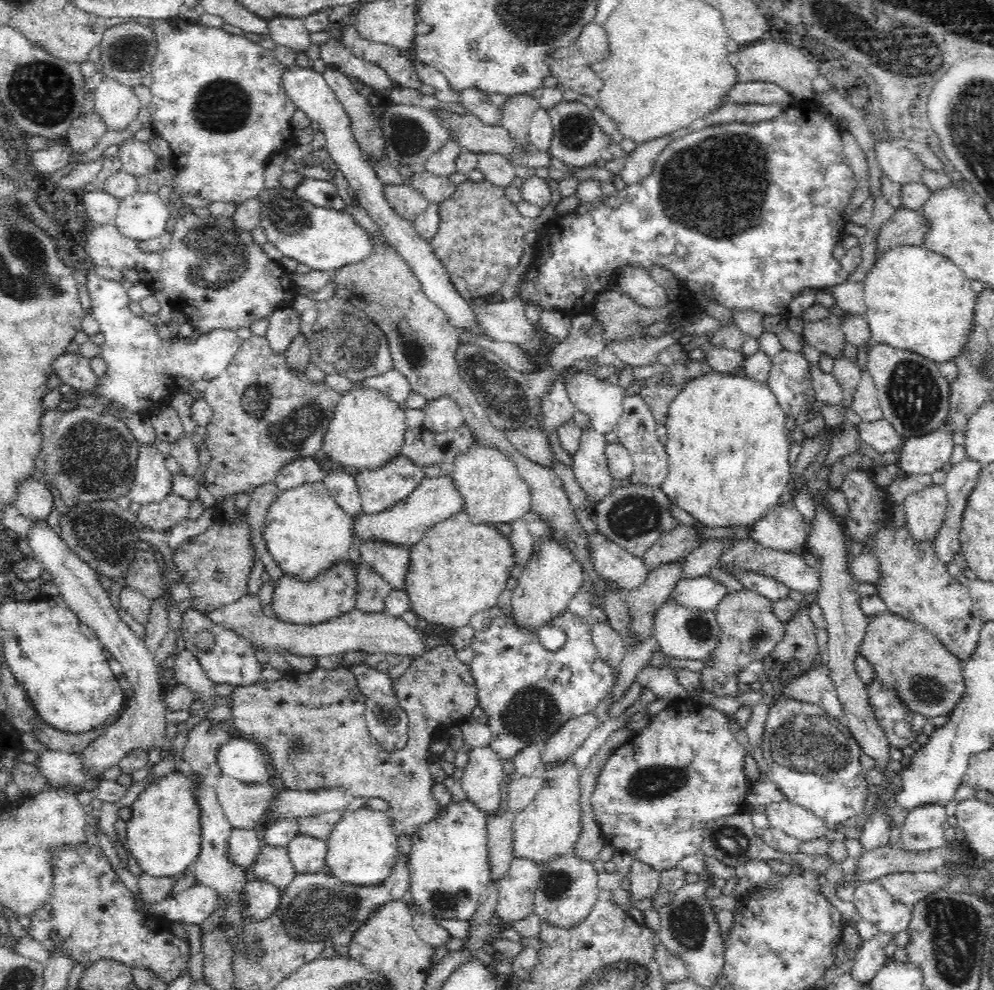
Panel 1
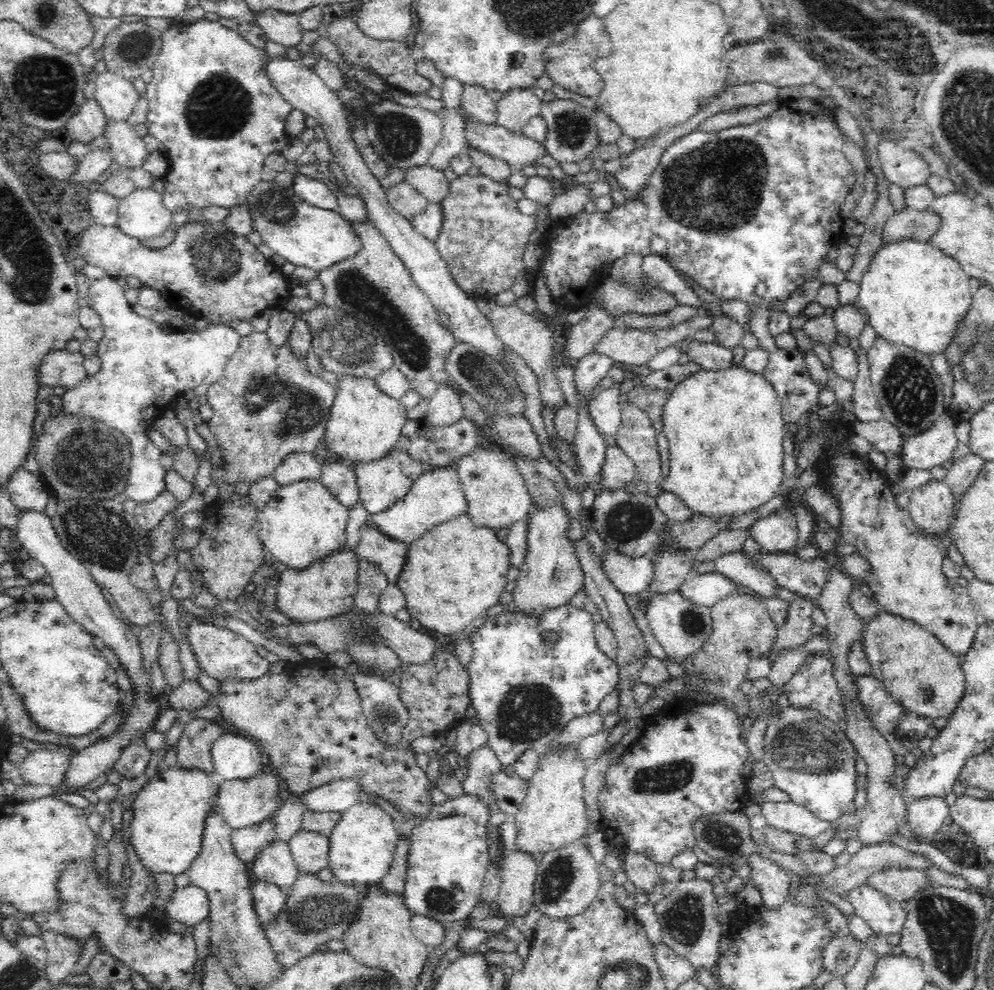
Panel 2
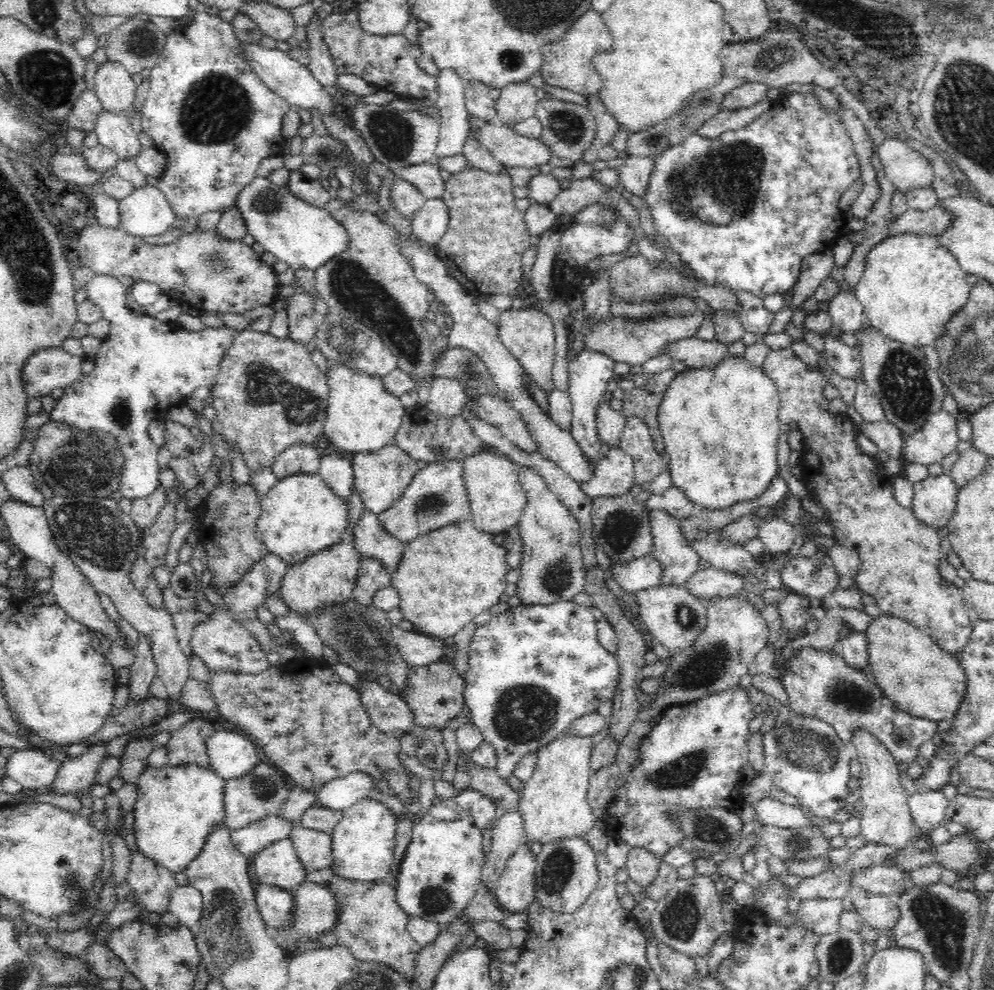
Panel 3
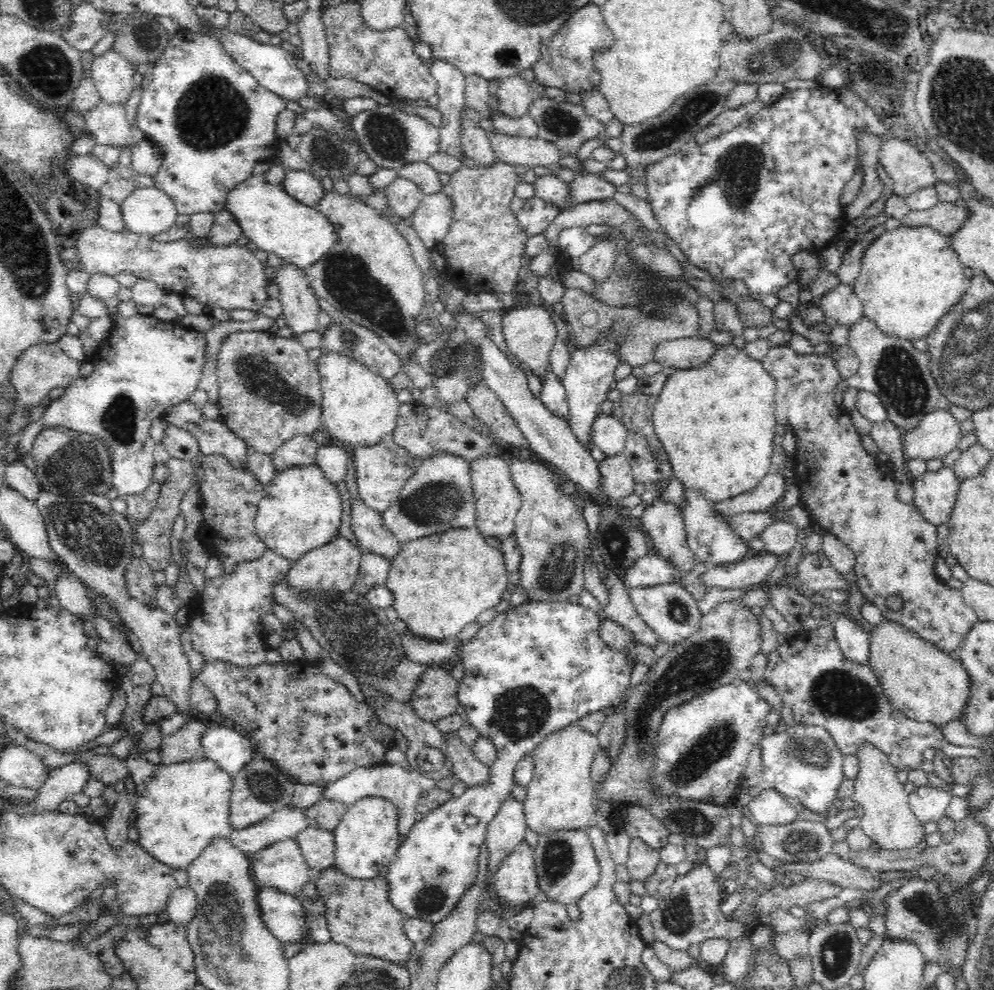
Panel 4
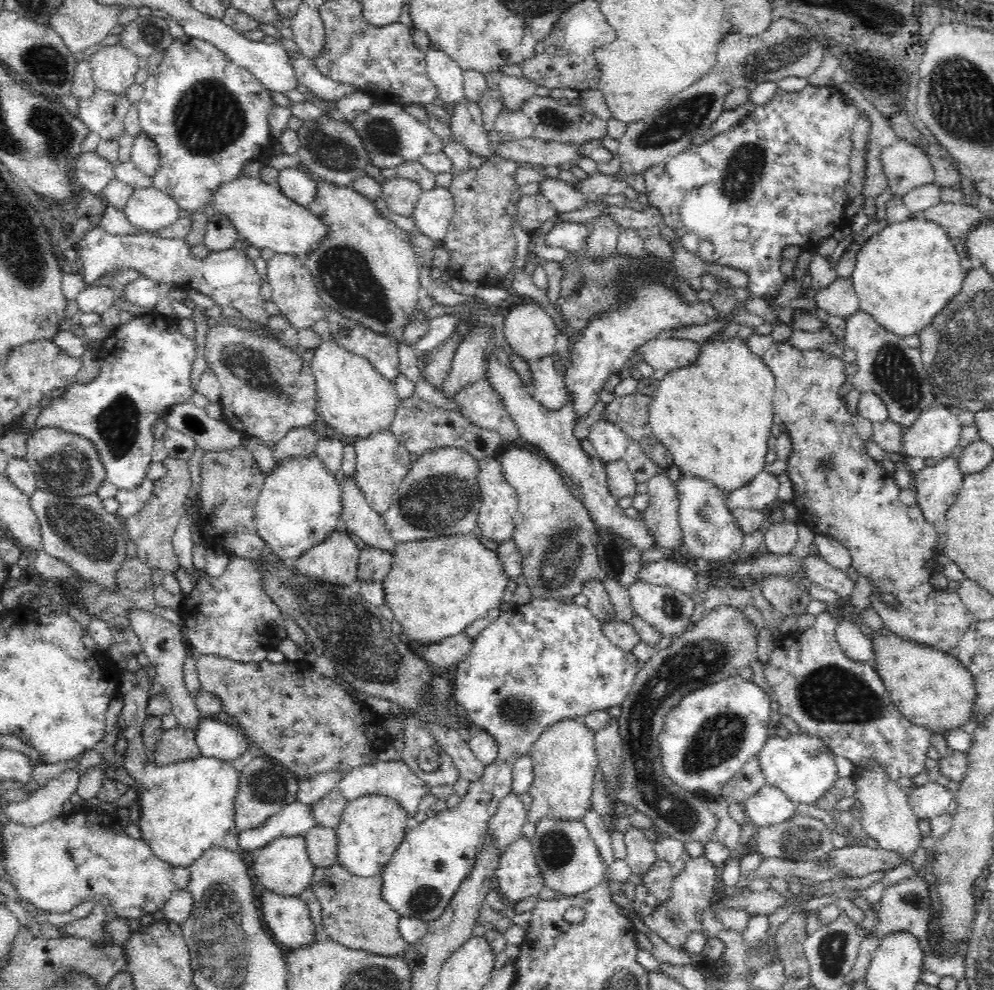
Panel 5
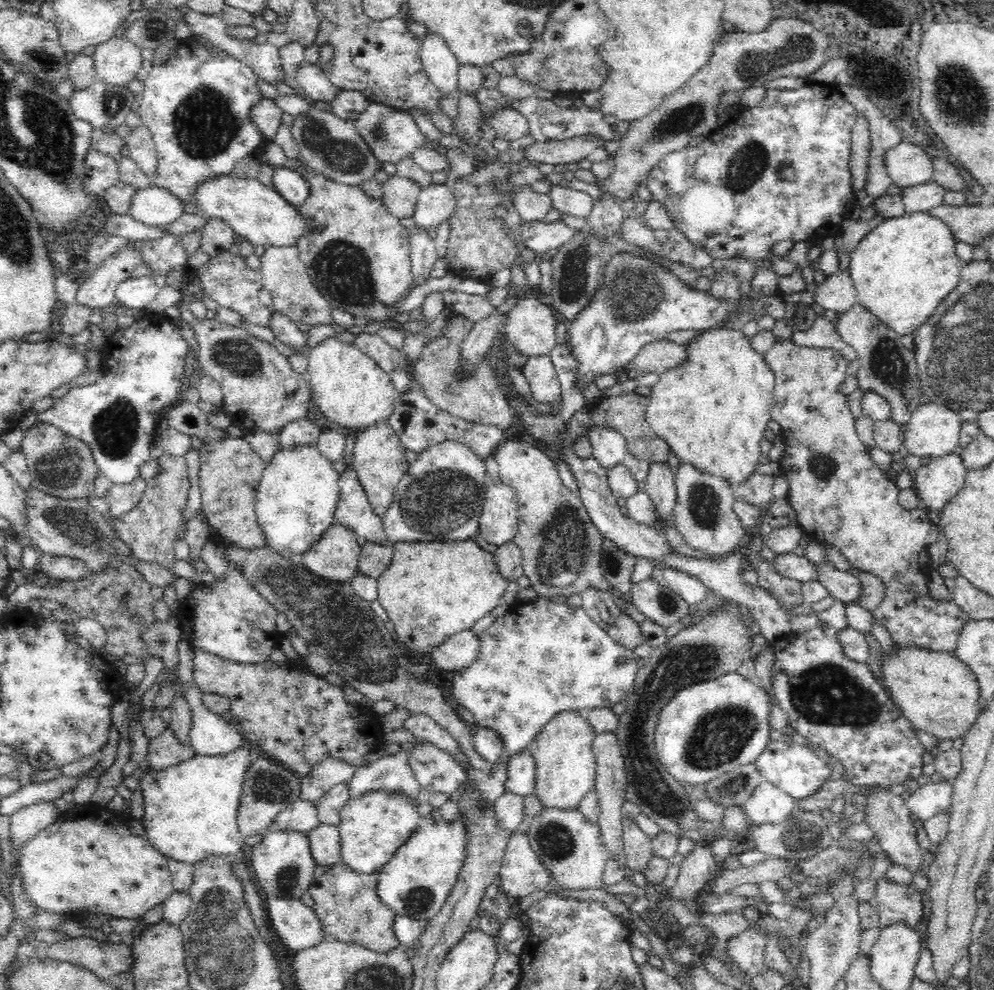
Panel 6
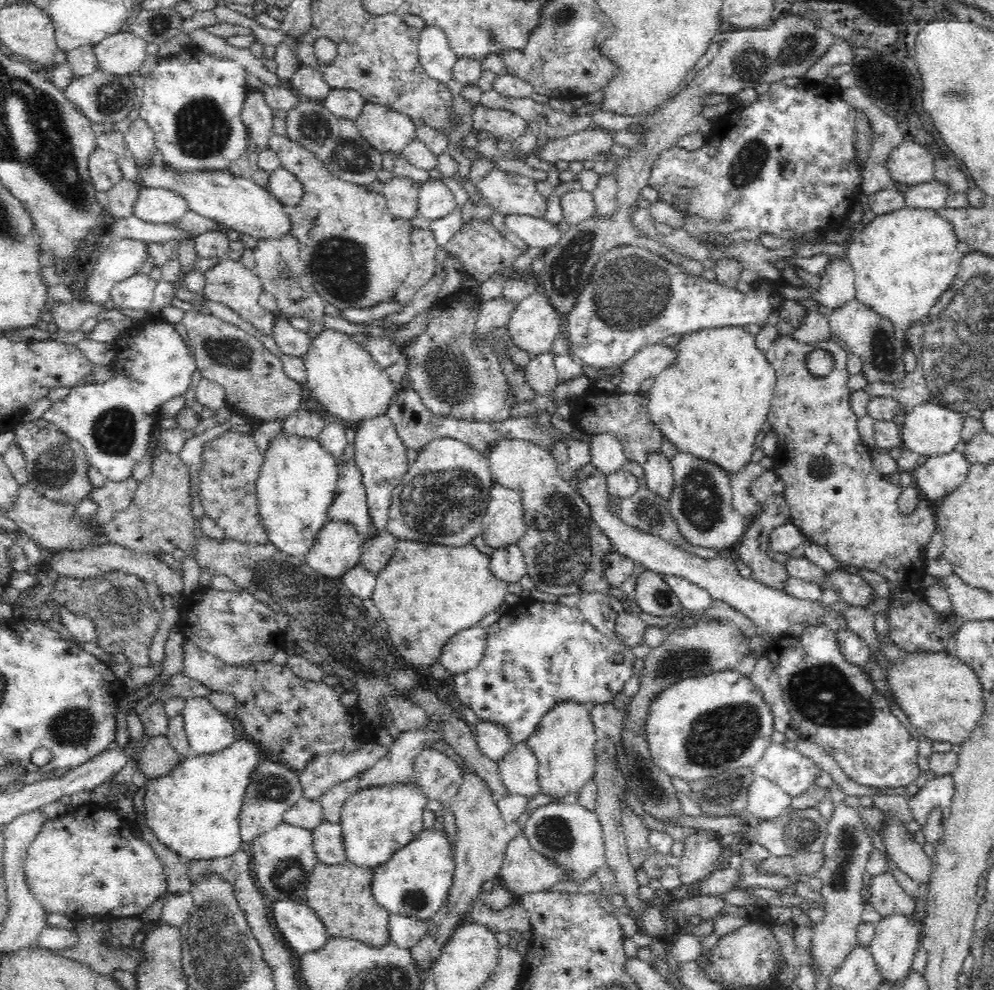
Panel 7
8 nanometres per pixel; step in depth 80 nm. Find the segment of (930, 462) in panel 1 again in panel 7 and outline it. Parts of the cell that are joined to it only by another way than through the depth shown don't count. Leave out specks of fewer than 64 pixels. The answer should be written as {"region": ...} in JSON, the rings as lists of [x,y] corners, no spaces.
{"region":[[[922,403],[906,414],[902,424],[902,449],[924,456],[938,456],[954,451],[962,439],[964,414],[944,408],[942,404]]]}

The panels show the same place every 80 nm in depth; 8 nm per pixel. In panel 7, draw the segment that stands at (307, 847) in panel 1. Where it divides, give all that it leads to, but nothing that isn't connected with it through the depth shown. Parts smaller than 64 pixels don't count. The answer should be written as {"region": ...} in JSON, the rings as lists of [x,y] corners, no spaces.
{"region":[[[322,822],[311,831],[315,858],[326,865],[342,864],[346,861],[341,824]]]}

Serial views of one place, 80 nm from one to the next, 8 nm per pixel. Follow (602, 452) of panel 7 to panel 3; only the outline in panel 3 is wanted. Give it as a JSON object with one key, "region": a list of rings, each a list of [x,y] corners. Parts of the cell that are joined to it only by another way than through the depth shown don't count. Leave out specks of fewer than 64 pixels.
{"region":[[[606,391],[595,408],[597,430],[606,448],[618,447],[620,436],[624,432],[626,417],[621,411],[614,410],[610,402],[612,402],[612,392]]]}

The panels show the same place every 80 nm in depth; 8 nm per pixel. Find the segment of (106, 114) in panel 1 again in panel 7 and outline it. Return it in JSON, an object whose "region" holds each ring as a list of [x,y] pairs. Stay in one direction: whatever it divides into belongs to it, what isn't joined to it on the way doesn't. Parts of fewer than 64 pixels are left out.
{"region":[[[116,32],[104,38],[93,47],[99,70],[110,76],[124,77],[131,72],[138,72],[147,52],[146,42],[131,32]]]}

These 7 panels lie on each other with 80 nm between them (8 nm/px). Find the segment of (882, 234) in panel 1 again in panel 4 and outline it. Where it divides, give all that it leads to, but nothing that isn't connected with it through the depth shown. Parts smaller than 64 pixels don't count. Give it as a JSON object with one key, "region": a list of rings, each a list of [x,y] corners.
{"region":[[[940,201],[929,210],[912,210],[902,218],[900,227],[930,227],[940,234],[951,235],[962,228],[966,218],[964,209],[956,207],[954,203]]]}

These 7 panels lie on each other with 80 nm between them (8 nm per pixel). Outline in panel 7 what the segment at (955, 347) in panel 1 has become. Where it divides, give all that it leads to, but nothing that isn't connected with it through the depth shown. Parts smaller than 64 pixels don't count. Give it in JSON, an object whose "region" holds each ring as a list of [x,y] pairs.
{"region":[[[905,207],[888,215],[876,216],[849,242],[848,261],[854,271],[858,302],[888,319],[894,325],[895,335],[904,341],[912,324],[930,314],[934,304],[953,286],[963,258],[956,248],[958,241],[954,227],[934,210]]]}

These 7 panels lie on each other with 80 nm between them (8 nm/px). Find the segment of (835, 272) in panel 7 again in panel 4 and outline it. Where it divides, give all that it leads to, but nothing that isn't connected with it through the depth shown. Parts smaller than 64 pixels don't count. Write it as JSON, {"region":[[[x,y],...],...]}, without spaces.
{"region":[[[840,283],[820,300],[818,306],[825,312],[825,315],[836,320],[839,325],[848,326],[849,329],[865,316],[863,304],[855,294],[852,285]]]}

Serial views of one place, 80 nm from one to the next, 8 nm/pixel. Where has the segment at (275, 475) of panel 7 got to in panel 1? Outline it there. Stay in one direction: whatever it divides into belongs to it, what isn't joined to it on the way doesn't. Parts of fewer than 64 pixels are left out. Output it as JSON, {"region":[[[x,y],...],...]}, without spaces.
{"region":[[[323,482],[302,484],[292,490],[282,490],[266,514],[264,540],[267,550],[283,574],[312,582],[326,570],[340,562],[349,561],[348,548],[352,548],[354,517],[342,510]]]}

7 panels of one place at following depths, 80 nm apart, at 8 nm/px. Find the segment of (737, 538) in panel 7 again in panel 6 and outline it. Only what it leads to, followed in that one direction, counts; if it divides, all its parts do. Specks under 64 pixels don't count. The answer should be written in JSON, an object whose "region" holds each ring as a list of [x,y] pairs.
{"region":[[[681,464],[675,472],[678,504],[674,508],[675,526],[686,544],[708,552],[711,558],[721,558],[740,549],[747,539],[746,529],[733,511],[734,487],[724,479],[696,470],[690,464]]]}

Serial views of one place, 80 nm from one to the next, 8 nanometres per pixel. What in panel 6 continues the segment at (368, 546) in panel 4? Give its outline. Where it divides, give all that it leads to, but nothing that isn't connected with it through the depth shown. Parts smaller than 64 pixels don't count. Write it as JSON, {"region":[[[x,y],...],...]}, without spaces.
{"region":[[[347,467],[339,478],[340,500],[334,522],[344,525],[366,543],[389,542],[383,518],[374,513],[367,494],[358,480],[355,469]]]}

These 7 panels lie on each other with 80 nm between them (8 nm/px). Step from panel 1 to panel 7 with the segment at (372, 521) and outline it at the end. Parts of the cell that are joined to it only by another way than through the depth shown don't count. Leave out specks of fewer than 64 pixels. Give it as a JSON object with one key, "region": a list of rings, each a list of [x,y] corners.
{"region":[[[456,439],[432,440],[418,452],[417,459],[409,464],[408,472],[394,489],[384,530],[397,541],[412,540],[428,545],[470,544],[483,532],[481,522],[493,480],[488,455],[476,452],[471,446]]]}

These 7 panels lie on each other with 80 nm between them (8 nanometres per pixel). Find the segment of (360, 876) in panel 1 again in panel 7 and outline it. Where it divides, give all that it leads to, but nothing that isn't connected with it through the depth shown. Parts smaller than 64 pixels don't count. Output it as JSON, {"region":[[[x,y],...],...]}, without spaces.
{"region":[[[388,784],[356,791],[341,810],[341,829],[347,862],[374,869],[390,860],[405,844],[422,832],[422,812],[428,802],[417,784]]]}

